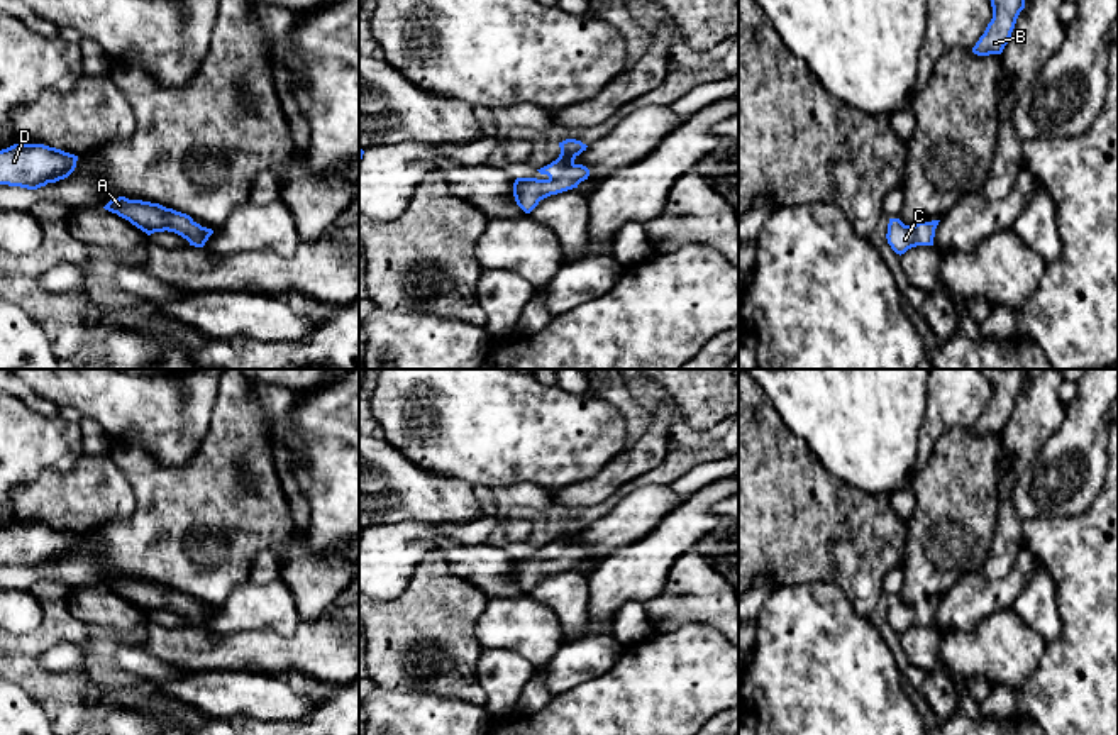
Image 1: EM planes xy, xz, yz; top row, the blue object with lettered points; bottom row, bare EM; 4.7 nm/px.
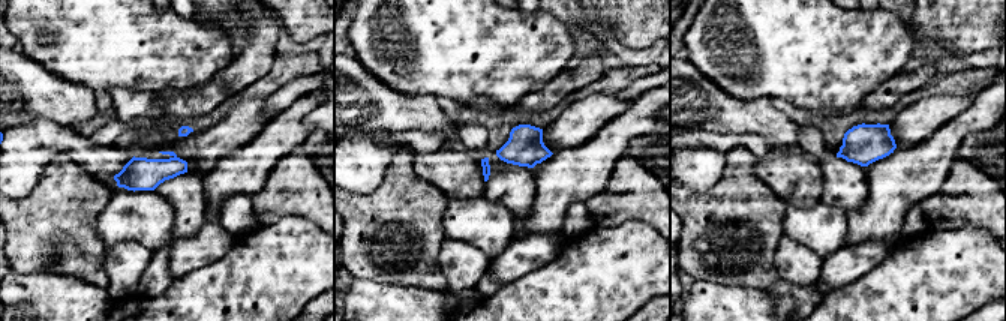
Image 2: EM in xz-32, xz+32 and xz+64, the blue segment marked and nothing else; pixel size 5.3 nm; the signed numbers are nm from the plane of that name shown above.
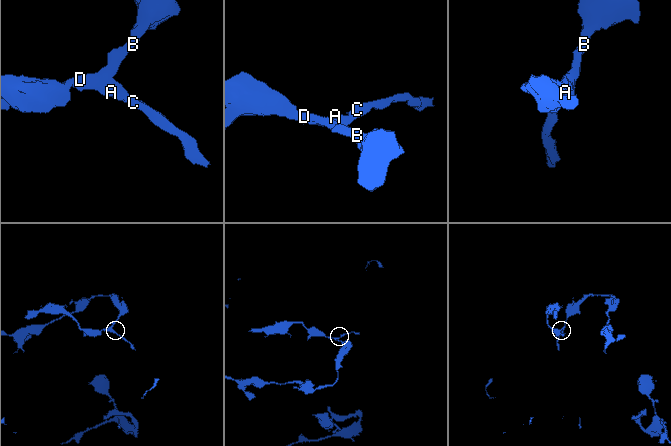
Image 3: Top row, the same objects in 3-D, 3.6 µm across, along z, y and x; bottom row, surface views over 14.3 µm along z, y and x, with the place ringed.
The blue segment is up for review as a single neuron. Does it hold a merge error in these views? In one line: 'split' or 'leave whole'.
leave whole

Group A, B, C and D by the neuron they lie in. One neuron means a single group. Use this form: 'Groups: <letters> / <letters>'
Groups: A B C D

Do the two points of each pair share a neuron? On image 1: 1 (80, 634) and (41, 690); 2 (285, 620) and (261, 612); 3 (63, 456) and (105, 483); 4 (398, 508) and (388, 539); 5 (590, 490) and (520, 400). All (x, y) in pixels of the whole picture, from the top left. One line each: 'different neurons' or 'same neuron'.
1: same neuron
2: same neuron
3: different neurons
4: different neurons
5: different neurons

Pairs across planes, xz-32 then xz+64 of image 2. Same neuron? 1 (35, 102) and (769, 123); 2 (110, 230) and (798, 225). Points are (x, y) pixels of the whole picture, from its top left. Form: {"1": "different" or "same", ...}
{"1": "same", "2": "same"}

